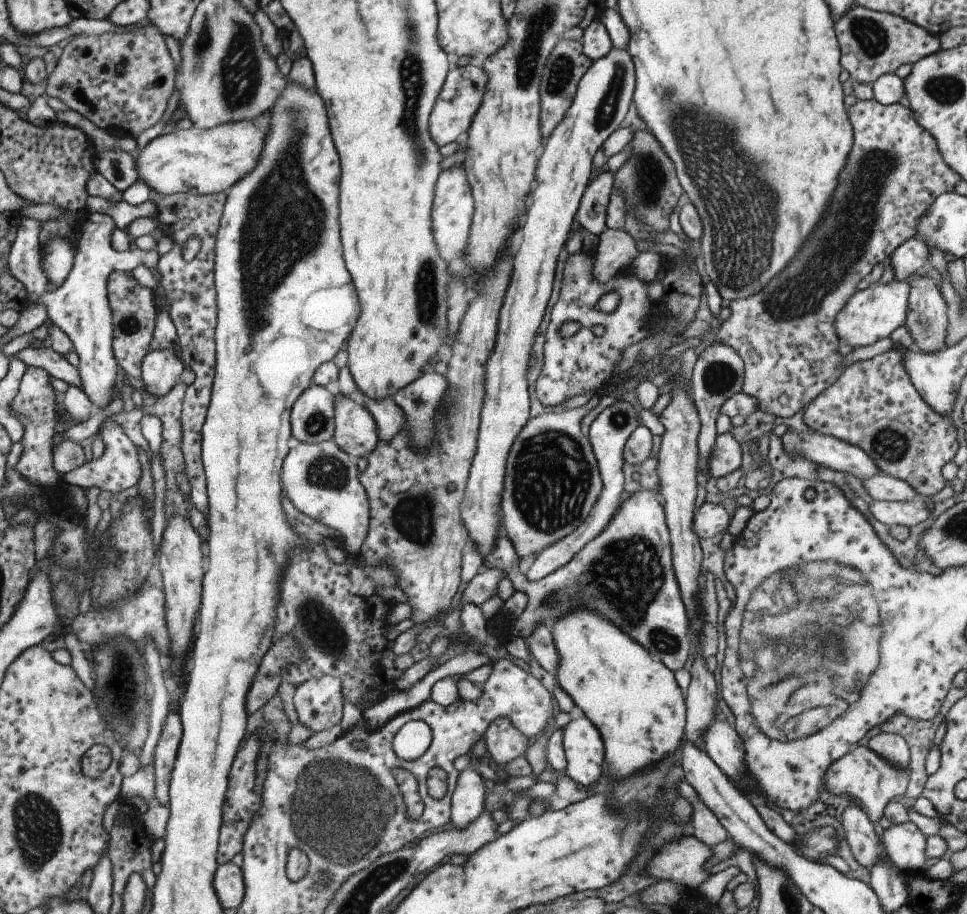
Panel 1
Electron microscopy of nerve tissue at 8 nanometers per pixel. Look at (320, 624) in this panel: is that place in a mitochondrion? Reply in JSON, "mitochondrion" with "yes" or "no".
{"mitochondrion":"yes"}

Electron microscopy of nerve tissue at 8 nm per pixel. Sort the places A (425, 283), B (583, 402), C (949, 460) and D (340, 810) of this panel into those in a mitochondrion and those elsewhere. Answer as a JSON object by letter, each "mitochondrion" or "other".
{"A":"mitochondrion","B":"other","C":"other","D":"mitochondrion"}

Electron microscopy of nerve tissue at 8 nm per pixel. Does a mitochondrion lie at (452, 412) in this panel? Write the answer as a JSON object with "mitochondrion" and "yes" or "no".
{"mitochondrion":"yes"}

